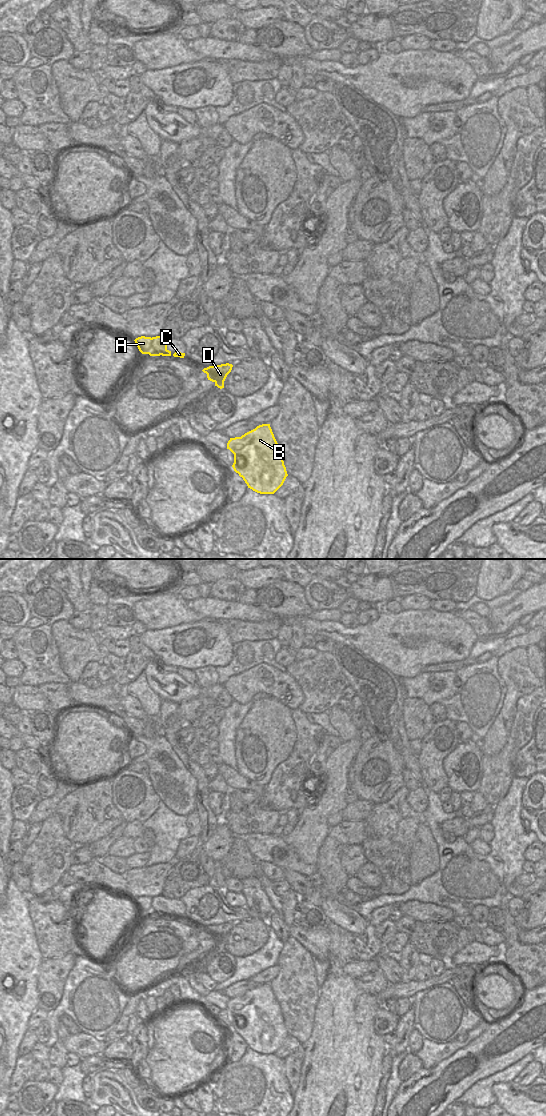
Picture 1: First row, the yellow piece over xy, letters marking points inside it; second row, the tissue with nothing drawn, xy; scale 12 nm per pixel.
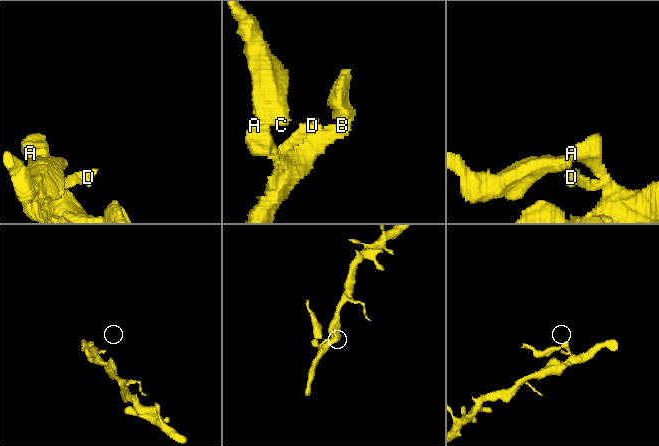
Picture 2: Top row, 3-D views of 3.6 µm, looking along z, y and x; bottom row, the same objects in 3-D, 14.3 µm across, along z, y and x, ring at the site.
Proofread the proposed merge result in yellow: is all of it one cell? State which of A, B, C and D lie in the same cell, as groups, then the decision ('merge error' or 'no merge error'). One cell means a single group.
A B D / C; merge error

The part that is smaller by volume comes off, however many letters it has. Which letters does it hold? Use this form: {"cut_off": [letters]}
{"cut_off": ["C"]}

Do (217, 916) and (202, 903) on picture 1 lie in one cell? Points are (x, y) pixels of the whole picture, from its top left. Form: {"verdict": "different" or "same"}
{"verdict": "same"}

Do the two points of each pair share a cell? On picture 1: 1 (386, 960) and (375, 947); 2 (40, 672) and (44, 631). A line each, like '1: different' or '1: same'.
1: different
2: same

